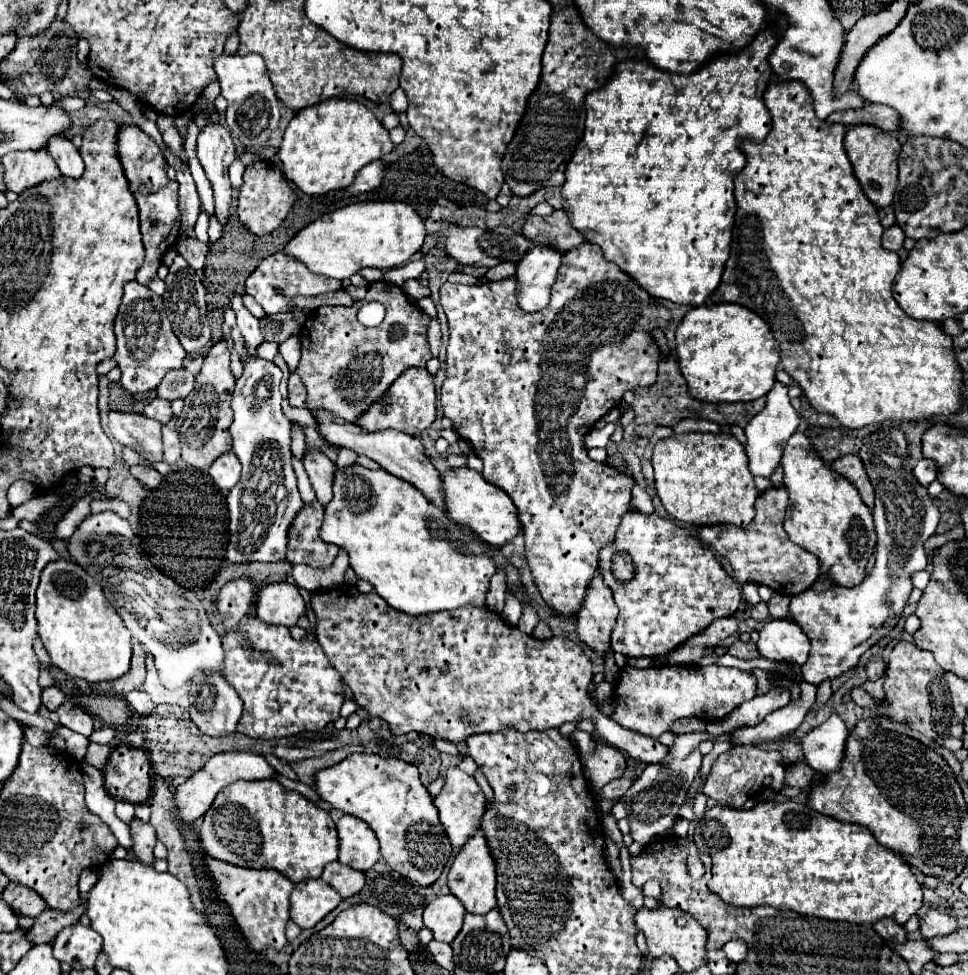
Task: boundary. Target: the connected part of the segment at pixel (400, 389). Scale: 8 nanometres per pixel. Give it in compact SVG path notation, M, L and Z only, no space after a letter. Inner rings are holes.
M423 367L423 369L407 369L387 391L387 395L373 403L369 411L357 421L367 431L385 431L385 429L397 429L407 435L421 435L433 421L435 421L435 377Z

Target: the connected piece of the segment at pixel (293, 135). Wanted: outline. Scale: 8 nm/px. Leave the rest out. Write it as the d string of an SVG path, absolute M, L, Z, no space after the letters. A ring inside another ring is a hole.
M327 99L319 105L301 109L287 125L285 129L285 137L279 149L279 159L283 163L283 171L285 177L289 181L293 181L303 193L307 195L325 195L329 191L337 191L337 189L345 189L349 187L349 183L353 183L353 179L357 177L357 173L361 171L361 167L365 167L367 163L385 157L389 151L393 149L393 143L389 139L387 129L381 127L381 121L373 115L371 109L367 109L363 103L353 101L353 99Z

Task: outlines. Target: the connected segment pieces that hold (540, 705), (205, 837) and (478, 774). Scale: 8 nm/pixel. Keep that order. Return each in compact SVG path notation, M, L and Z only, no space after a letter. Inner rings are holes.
M355 585L313 593L311 607L317 615L317 641L331 665L351 687L357 705L369 715L383 719L393 735L415 731L459 743L477 733L495 733L503 729L521 733L545 731L569 721L579 723L591 719L595 725L593 735L607 745L617 747L627 757L647 765L659 765L667 757L669 747L657 739L619 727L619 723L599 711L597 703L593 703L587 693L587 685L593 679L591 661L583 649L567 637L537 641L517 627L509 627L499 613L487 607L459 607L455 611L439 611L435 615L417 615L411 619L411 615L391 611L375 591L361 593Z
M261 779L261 781L235 781L231 783L231 787L225 787L215 797L215 803L203 817L201 845L215 859L249 869L275 869L293 883L299 883L303 879L321 877L323 867L337 859L339 837L335 821L329 811L317 807L297 791L287 791L273 779Z
M479 767L476 770L474 777L478 785L481 787L481 790L483 791L487 802L490 803L491 801L493 801L494 797L493 790L491 789L486 777L484 776Z

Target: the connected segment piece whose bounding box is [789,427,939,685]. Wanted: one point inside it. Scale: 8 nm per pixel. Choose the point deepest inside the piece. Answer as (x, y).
(841, 623)

